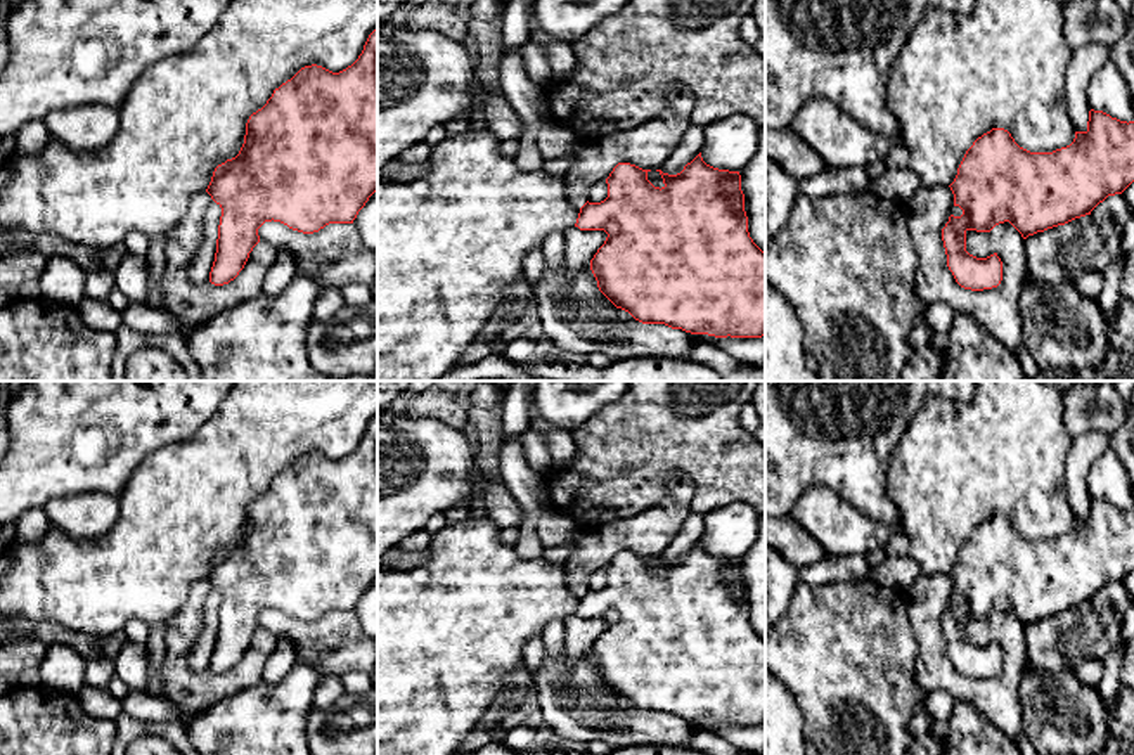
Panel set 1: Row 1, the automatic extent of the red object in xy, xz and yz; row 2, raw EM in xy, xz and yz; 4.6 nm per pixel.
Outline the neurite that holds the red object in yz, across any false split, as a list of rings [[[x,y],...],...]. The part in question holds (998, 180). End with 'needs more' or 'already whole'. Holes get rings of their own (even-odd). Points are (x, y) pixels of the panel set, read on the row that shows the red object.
[[[1089,111],[1086,132],[1075,132],[1070,145],[1053,152],[1030,152],[1020,147],[1004,128],[992,128],[978,137],[966,151],[954,182],[949,185],[954,194],[954,206],[963,210],[961,216],[949,216],[942,229],[942,241],[947,255],[947,267],[956,282],[971,291],[997,287],[1002,281],[1002,261],[997,253],[976,258],[966,251],[966,232],[990,232],[995,225],[1009,222],[1023,239],[1047,229],[1065,225],[1091,211],[1108,196],[1122,194],[1134,182],[1134,121],[1120,121],[1103,111]]] | already whole

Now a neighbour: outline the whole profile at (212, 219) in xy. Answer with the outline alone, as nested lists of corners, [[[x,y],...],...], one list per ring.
[[[209,204],[203,220],[203,242],[199,244],[196,256],[189,265],[189,281],[192,284],[204,284],[209,281],[209,272],[216,253],[220,216],[220,204]]]

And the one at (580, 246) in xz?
[[[578,227],[564,232],[564,263],[568,270],[575,272],[587,265],[606,237],[608,234],[604,230],[580,230]]]

